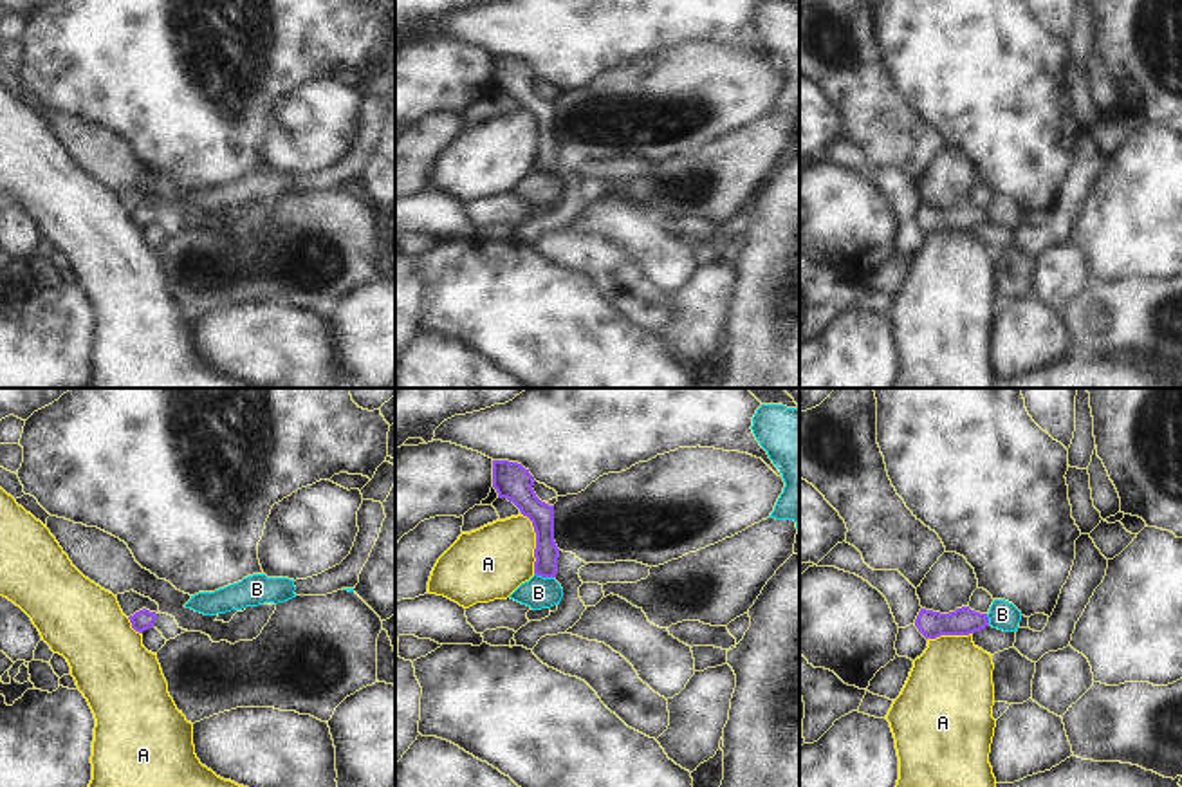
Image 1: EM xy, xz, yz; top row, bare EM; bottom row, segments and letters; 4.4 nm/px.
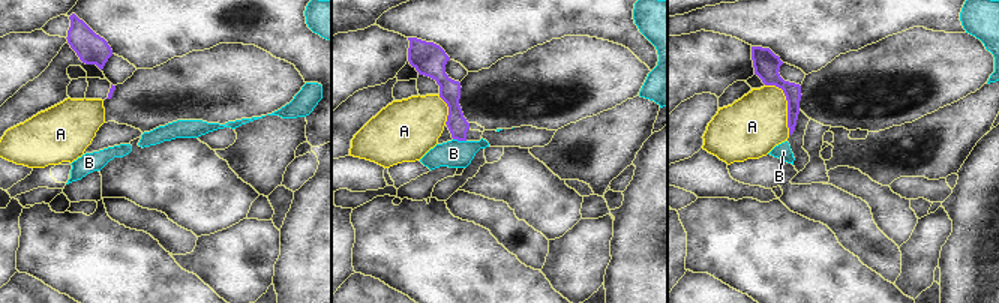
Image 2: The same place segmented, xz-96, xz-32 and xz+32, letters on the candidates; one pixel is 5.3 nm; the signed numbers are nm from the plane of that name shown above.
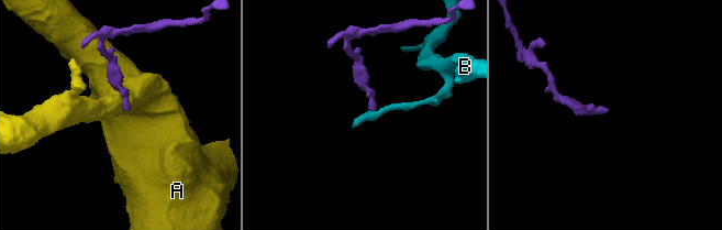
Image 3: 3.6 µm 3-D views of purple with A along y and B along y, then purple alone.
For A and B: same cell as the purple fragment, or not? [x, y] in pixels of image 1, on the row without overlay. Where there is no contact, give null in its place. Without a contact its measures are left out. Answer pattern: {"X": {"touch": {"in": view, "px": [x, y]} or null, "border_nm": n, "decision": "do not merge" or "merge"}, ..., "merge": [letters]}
{"A": {"touch": {"in": "xz", "px": [536, 139]}, "border_nm": 280, "decision": "do not merge"}, "B": {"touch": {"in": "xz", "px": [544, 172]}, "border_nm": 90, "decision": "do not merge"}, "merge": []}

